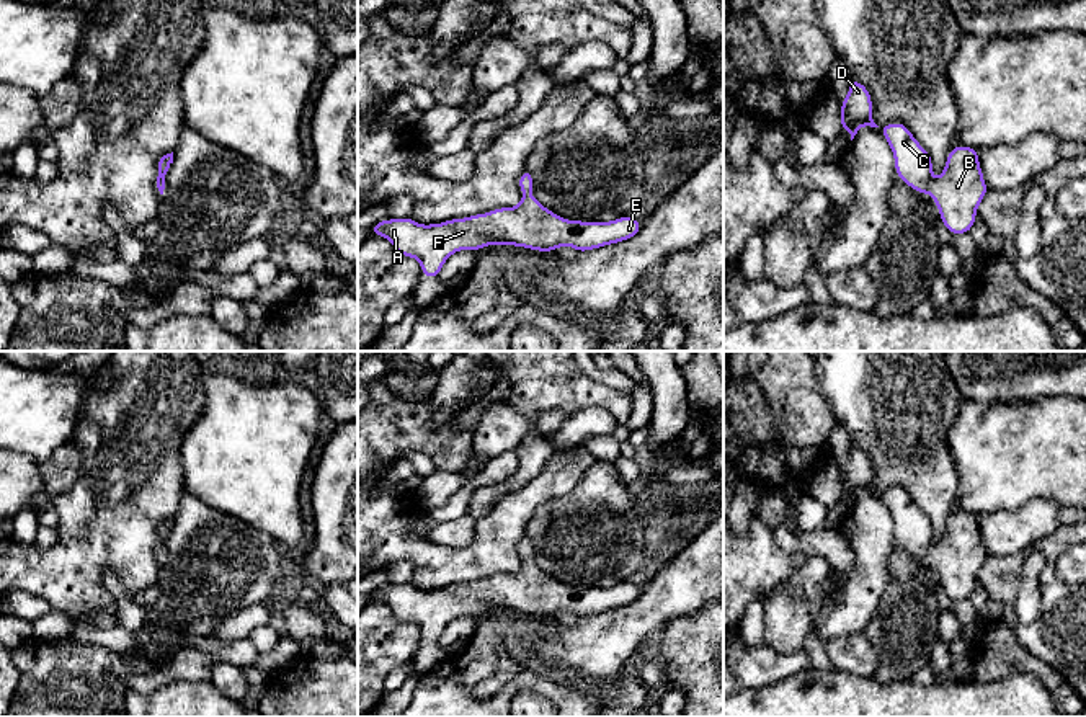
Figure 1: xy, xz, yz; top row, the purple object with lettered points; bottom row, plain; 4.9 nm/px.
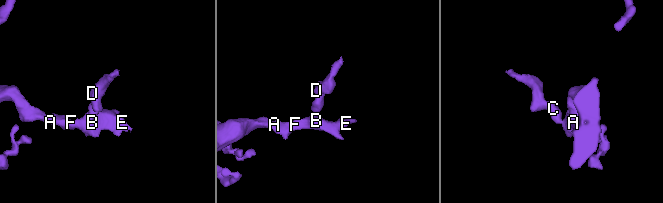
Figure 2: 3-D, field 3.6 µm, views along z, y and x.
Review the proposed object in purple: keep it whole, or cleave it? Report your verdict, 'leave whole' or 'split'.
leave whole

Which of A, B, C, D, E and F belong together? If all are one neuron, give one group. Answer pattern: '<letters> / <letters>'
A B C D E F

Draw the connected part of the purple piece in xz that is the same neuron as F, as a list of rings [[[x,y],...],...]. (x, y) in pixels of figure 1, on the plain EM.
[[[523,536],[518,546],[524,559],[514,573],[498,573],[485,580],[423,591],[410,583],[387,585],[372,591],[371,601],[385,603],[402,622],[420,627],[421,640],[436,645],[446,626],[459,616],[478,617],[487,611],[513,611],[536,617],[555,617],[568,611],[590,617],[634,604],[642,588],[625,580],[609,588],[563,585],[532,560],[532,541]]]

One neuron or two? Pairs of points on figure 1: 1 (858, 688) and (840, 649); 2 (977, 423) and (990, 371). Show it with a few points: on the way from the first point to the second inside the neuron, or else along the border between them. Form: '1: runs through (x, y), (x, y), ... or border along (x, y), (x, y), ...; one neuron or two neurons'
1: border along (833, 667), (872, 678); two neurons
2: border along (962, 399), (988, 404), (1021, 402); two neurons

